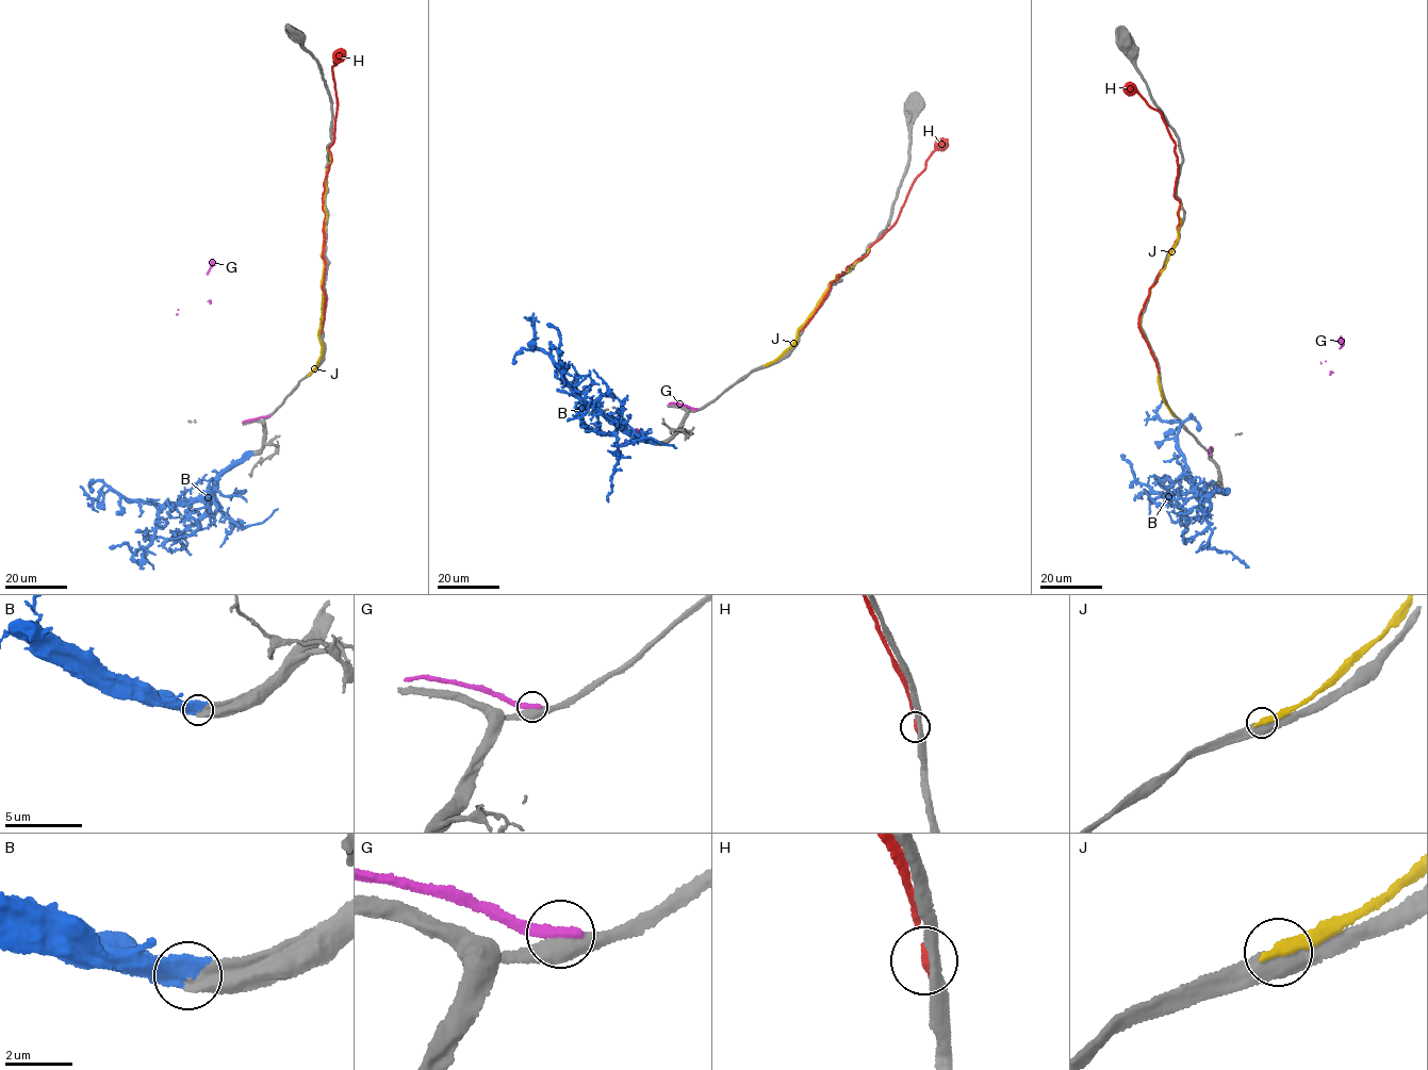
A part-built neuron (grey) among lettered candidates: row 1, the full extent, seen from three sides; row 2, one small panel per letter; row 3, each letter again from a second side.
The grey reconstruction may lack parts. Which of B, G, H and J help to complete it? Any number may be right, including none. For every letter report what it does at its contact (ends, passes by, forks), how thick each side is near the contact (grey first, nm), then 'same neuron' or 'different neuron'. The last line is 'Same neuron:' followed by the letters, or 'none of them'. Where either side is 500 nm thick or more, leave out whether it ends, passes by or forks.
B: 650 nm thick on the grey side, 700 nm on the other; same neuron
G: 500 nm thick on the grey side, 320 nm on the other; different neuron
H: it ends there; 400 nm thick on the grey side, 180 nm on the other; different neuron
J: it ends there; 480 nm thick on the grey side, 280 nm on the other; different neuron
Same neuron: B

